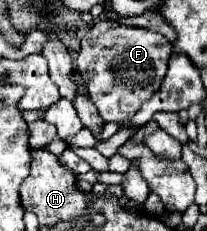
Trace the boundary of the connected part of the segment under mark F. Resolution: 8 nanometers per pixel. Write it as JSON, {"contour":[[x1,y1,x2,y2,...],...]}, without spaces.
{"contour":[[100,18,82,38,76,70,84,74,90,90,90,98,96,104,104,122,118,122,132,118,148,98,160,88,166,76,172,44,152,32,138,26,120,26,116,20]]}

